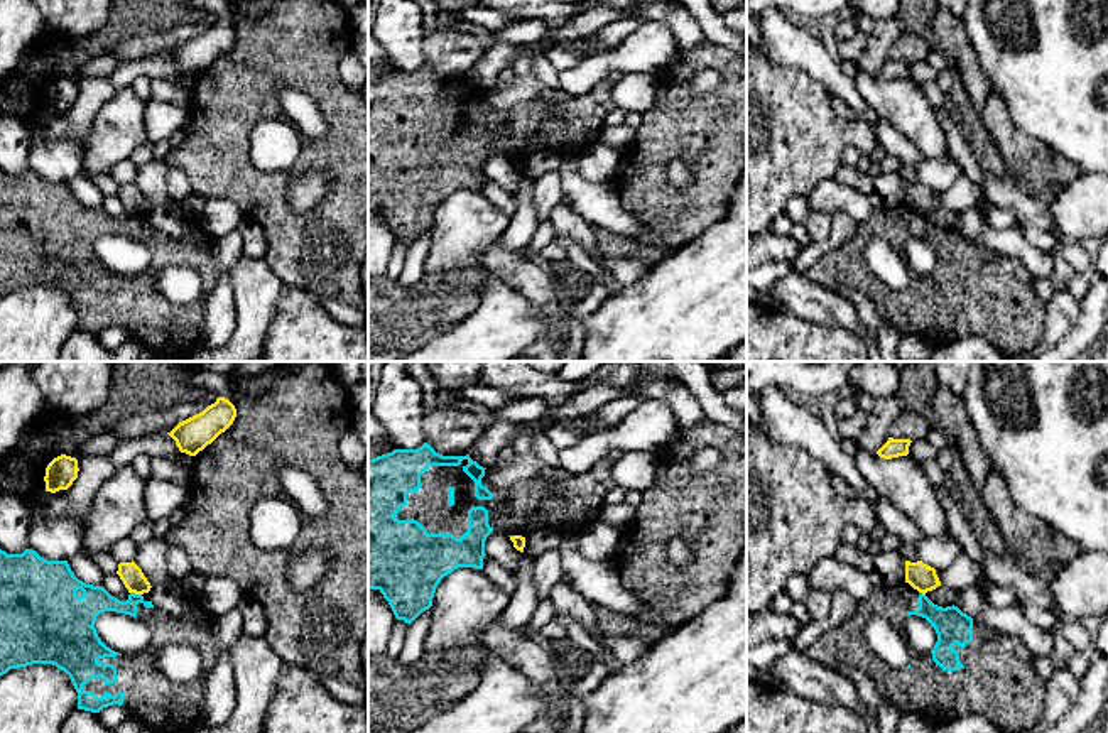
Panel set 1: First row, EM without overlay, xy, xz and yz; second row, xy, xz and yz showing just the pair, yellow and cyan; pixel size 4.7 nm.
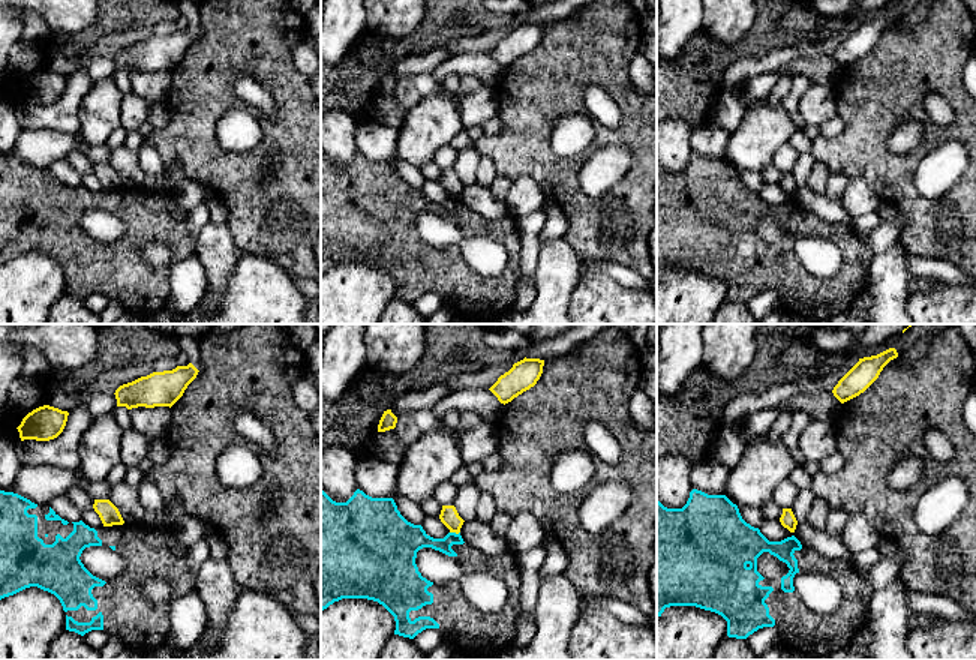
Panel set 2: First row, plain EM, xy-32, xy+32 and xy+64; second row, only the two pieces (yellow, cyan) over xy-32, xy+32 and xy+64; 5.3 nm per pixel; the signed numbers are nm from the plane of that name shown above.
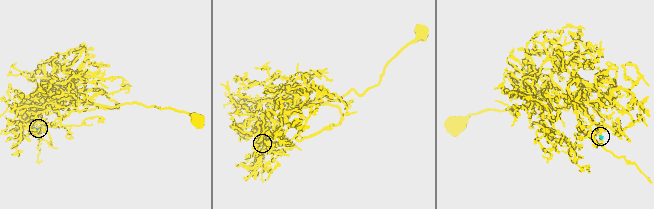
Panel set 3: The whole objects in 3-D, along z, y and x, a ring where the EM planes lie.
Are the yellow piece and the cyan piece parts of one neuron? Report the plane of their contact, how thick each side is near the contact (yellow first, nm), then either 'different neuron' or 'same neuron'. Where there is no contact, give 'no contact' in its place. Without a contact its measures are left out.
contact in xy; calibres 110 and 140 nm; different neuron

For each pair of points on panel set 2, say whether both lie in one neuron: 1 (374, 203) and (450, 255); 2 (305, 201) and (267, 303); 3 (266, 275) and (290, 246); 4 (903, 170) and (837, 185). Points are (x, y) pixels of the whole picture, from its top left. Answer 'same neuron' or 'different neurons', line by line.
1: same neuron
2: different neurons
3: different neurons
4: different neurons

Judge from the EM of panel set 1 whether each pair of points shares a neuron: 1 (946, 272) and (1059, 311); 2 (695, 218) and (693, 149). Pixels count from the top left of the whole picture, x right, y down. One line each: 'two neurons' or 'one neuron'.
1: two neurons
2: one neuron

